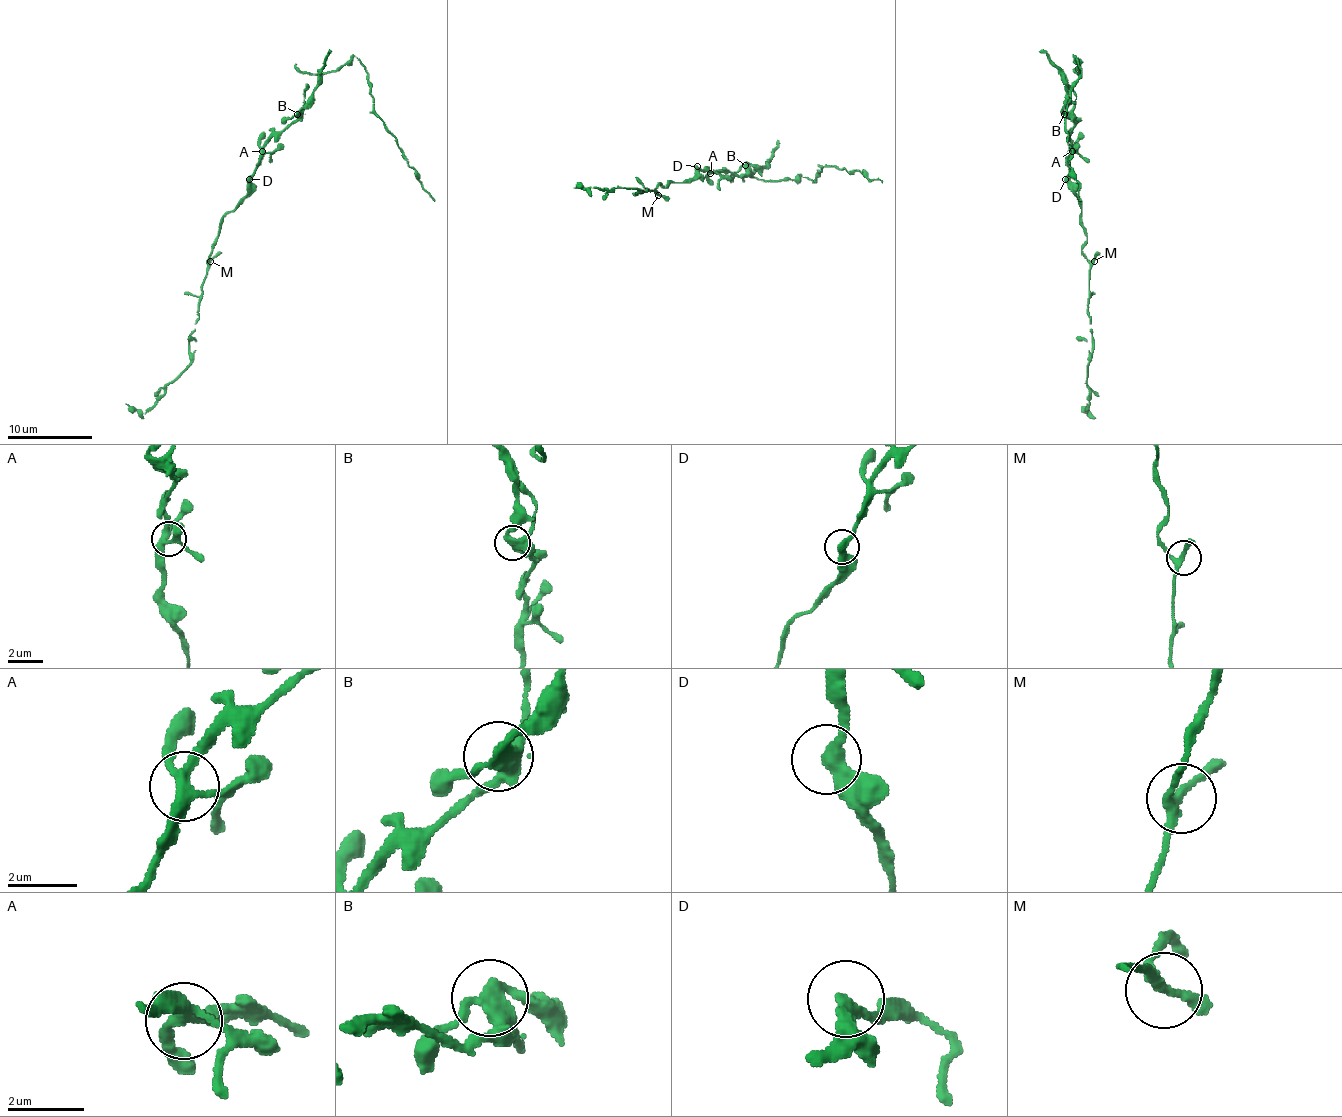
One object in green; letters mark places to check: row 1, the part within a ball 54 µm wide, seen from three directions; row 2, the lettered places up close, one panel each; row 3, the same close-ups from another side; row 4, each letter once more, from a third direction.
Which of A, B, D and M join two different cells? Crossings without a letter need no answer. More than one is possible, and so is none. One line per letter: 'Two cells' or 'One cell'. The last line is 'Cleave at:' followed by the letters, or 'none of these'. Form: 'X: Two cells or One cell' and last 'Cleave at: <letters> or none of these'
A: One cell
B: Two cells
D: One cell
M: One cell
Cleave at: B

